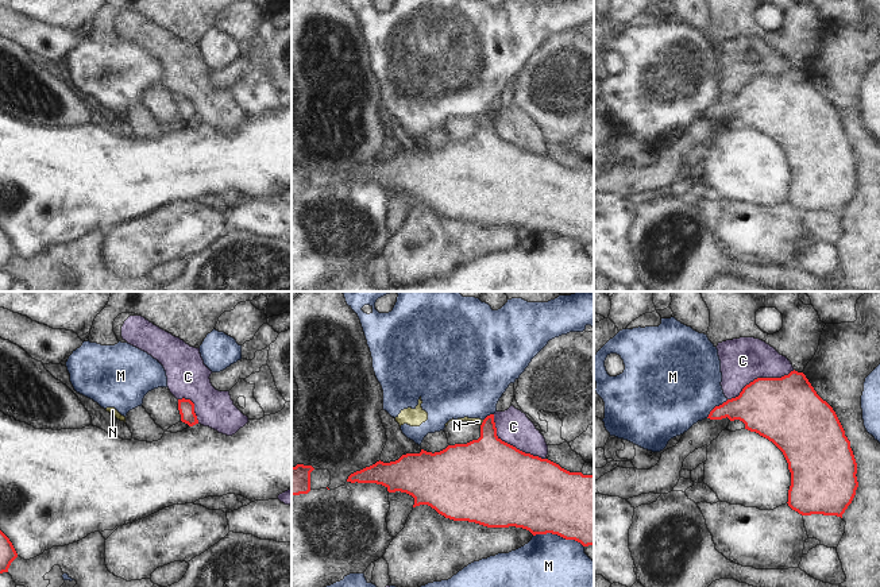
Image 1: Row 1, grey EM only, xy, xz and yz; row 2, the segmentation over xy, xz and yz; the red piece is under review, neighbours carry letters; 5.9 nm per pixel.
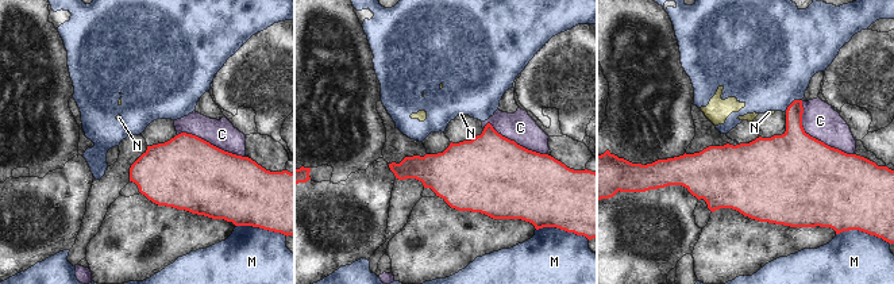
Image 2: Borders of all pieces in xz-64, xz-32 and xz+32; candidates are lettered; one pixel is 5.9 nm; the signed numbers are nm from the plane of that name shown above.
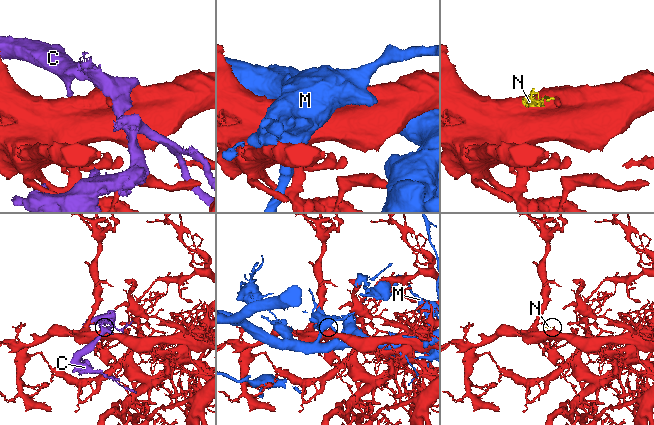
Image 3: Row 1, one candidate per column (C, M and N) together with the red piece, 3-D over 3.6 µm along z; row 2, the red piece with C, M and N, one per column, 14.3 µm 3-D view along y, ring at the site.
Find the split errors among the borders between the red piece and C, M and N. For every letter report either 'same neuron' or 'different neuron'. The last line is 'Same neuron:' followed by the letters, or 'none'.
C: different neuron
M: different neuron
N: different neuron
Same neuron: none

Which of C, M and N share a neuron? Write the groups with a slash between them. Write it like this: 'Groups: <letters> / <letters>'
Groups: C / M N.

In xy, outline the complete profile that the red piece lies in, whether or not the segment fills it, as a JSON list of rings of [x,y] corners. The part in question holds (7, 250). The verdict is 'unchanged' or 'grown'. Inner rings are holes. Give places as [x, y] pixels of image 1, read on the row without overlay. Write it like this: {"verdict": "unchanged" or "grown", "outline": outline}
{"verdict": "unchanged", "outline": [[[0,228],[0,271],[8,270],[11,260],[18,255],[18,251],[9,236]]]}

